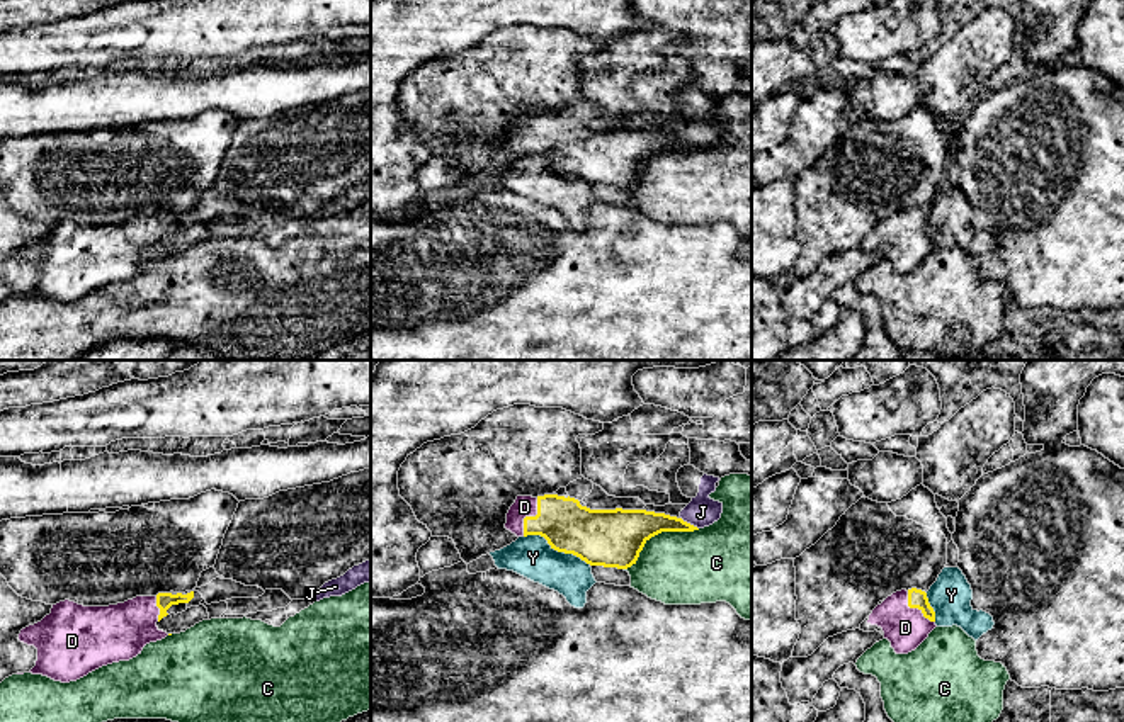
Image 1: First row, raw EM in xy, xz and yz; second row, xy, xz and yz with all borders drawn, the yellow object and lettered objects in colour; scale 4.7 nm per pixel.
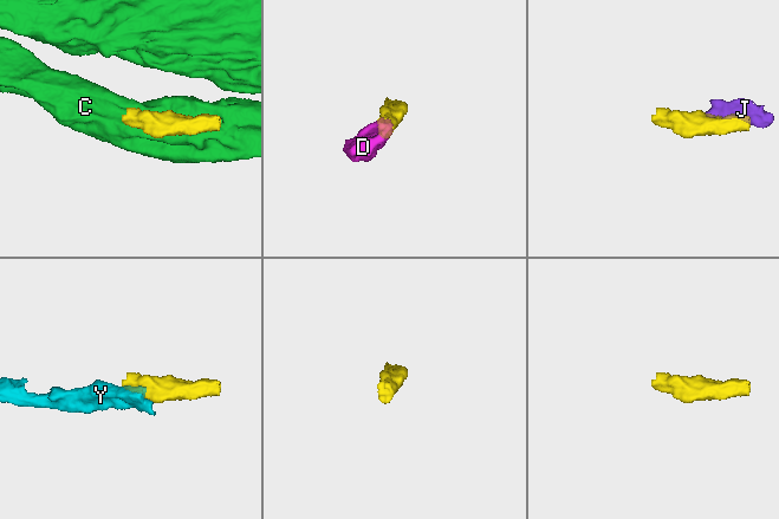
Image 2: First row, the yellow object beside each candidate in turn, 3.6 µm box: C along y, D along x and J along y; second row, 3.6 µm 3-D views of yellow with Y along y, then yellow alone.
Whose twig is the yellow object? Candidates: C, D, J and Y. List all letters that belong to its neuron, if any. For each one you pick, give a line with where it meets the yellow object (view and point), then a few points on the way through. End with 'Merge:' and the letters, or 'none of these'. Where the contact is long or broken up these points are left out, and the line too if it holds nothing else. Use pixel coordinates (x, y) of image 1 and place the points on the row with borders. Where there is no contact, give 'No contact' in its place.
D: Touches yellow at xz (529, 517). Path across: xz (568, 527), (555, 517), (529, 517), (524, 507)
Merge: D

